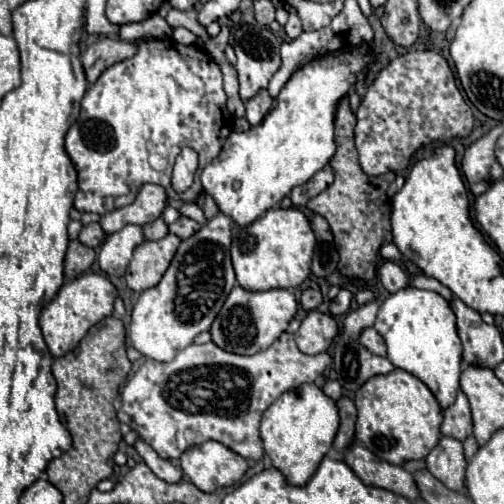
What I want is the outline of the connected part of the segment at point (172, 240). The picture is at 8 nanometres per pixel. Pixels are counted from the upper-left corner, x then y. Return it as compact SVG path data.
M167 234L157 242L143 242L141 246L137 246L125 274L127 286L135 292L143 292L147 288L153 288L153 284L159 284L177 252L179 242L181 240L177 236Z

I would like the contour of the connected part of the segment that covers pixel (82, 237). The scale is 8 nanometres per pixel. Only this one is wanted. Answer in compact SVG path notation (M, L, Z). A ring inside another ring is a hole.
M87 224L83 226L81 234L79 234L79 242L83 242L85 246L91 246L91 248L99 248L105 240L105 232L101 230L99 224Z

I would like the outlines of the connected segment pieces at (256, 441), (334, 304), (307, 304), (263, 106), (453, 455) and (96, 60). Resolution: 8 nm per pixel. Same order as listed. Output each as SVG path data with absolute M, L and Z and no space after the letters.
M283 332L267 350L261 350L253 356L239 356L217 348L217 344L191 344L181 350L173 362L155 362L145 360L145 364L135 372L135 376L123 388L123 406L117 412L119 422L129 424L161 458L177 460L187 448L215 440L225 444L229 450L237 452L243 458L259 460L263 456L261 438L259 438L259 420L263 410L275 402L283 392L293 390L301 384L315 382L323 370L331 364L329 354L307 356L299 352L293 334Z
M341 290L331 302L329 302L329 314L331 316L343 316L349 310L351 304L351 292Z
M307 288L307 290L303 290L299 302L301 302L303 310L307 310L307 312L309 312L309 310L317 310L317 308L321 306L321 302L323 302L323 294L321 294L319 290Z
M261 90L253 100L247 102L247 114L245 114L245 118L251 124L251 128L255 128L257 124L261 124L261 120L265 118L265 114L271 108L271 102L273 102L273 98L267 94L267 90Z
M441 438L439 444L425 458L427 470L441 480L449 490L461 490L465 486L465 456L463 444L455 438Z
M101 38L95 44L91 44L83 54L81 54L81 62L83 62L83 70L87 76L87 82L93 84L97 80L97 76L101 76L101 72L109 66L113 66L115 62L121 62L125 58L131 58L135 54L135 42L123 42L123 40L109 40L109 38Z

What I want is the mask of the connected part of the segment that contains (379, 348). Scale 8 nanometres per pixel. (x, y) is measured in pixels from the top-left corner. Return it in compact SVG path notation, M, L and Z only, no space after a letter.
M367 328L367 330L361 332L361 344L365 344L377 356L387 356L385 340L383 340L383 336L375 328Z

